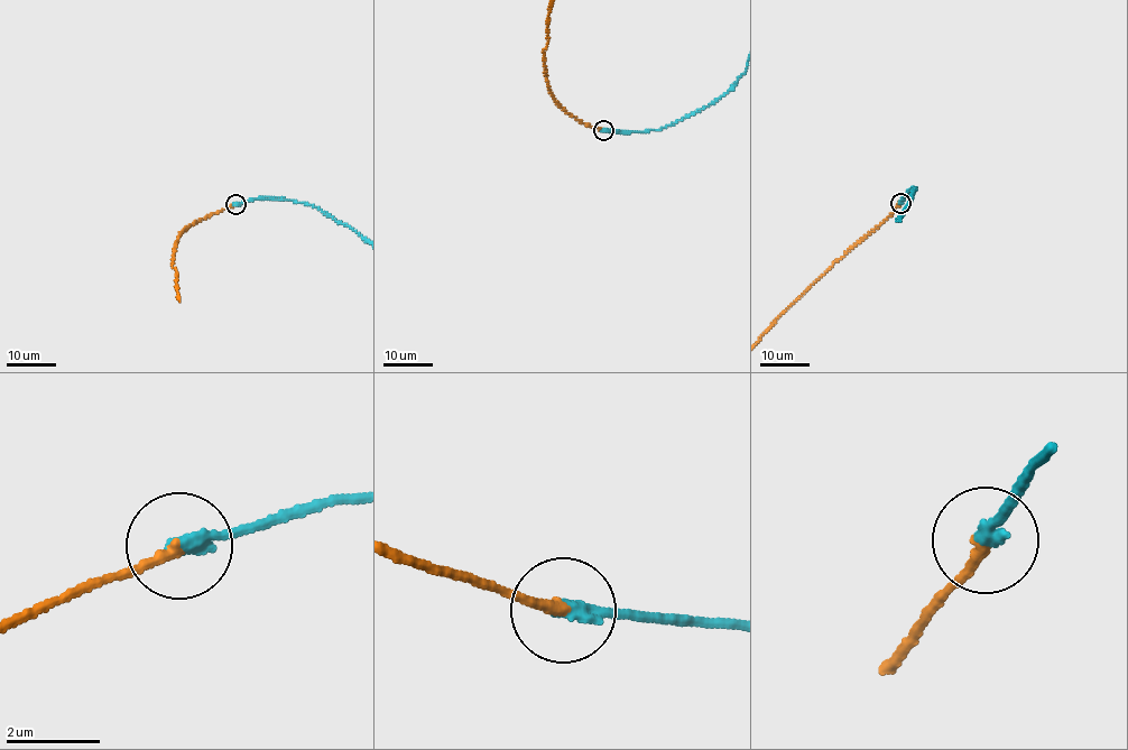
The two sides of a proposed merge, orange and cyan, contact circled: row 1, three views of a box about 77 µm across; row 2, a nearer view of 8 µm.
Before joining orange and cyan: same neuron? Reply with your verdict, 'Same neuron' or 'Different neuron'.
Same neuron

